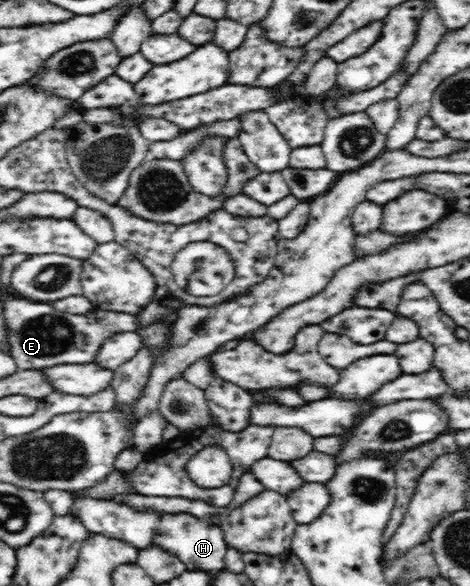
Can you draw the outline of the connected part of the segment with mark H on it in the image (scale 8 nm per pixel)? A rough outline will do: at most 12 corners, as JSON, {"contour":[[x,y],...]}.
{"contour":[[78,498],[73,518],[134,548],[164,544],[188,570],[225,568],[222,530]]}

